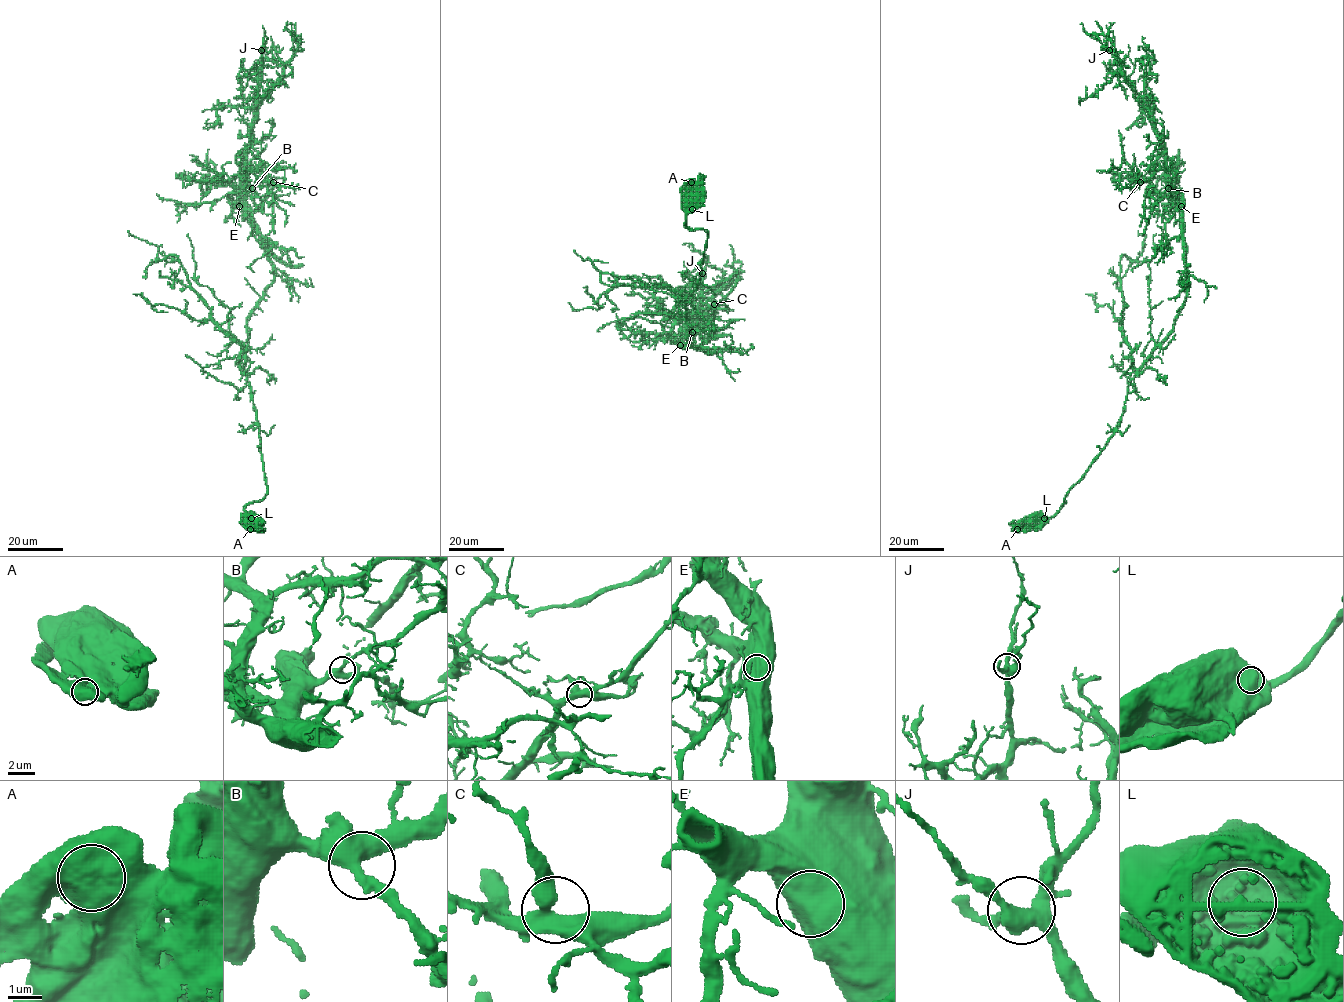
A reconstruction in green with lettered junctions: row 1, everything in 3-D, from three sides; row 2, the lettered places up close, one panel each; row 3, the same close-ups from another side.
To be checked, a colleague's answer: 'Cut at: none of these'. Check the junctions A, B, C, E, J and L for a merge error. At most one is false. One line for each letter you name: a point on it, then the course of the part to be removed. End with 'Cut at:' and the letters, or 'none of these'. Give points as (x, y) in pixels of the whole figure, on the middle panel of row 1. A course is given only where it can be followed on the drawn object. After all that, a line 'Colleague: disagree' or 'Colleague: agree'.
Cut at: none of these
Colleague: agree

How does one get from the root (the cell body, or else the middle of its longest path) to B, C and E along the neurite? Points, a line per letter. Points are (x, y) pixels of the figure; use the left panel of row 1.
B: (253, 523), (245, 507), (265, 495), (267, 482), (244, 351), (273, 263), (243, 197), (252, 188)
C: (253, 523), (245, 507), (267, 482), (244, 351), (273, 263), (243, 172), (273, 182)
E: (253, 523), (245, 507), (265, 495), (267, 482), (244, 351), (247, 322), (272, 283), (273, 263), (239, 205)

